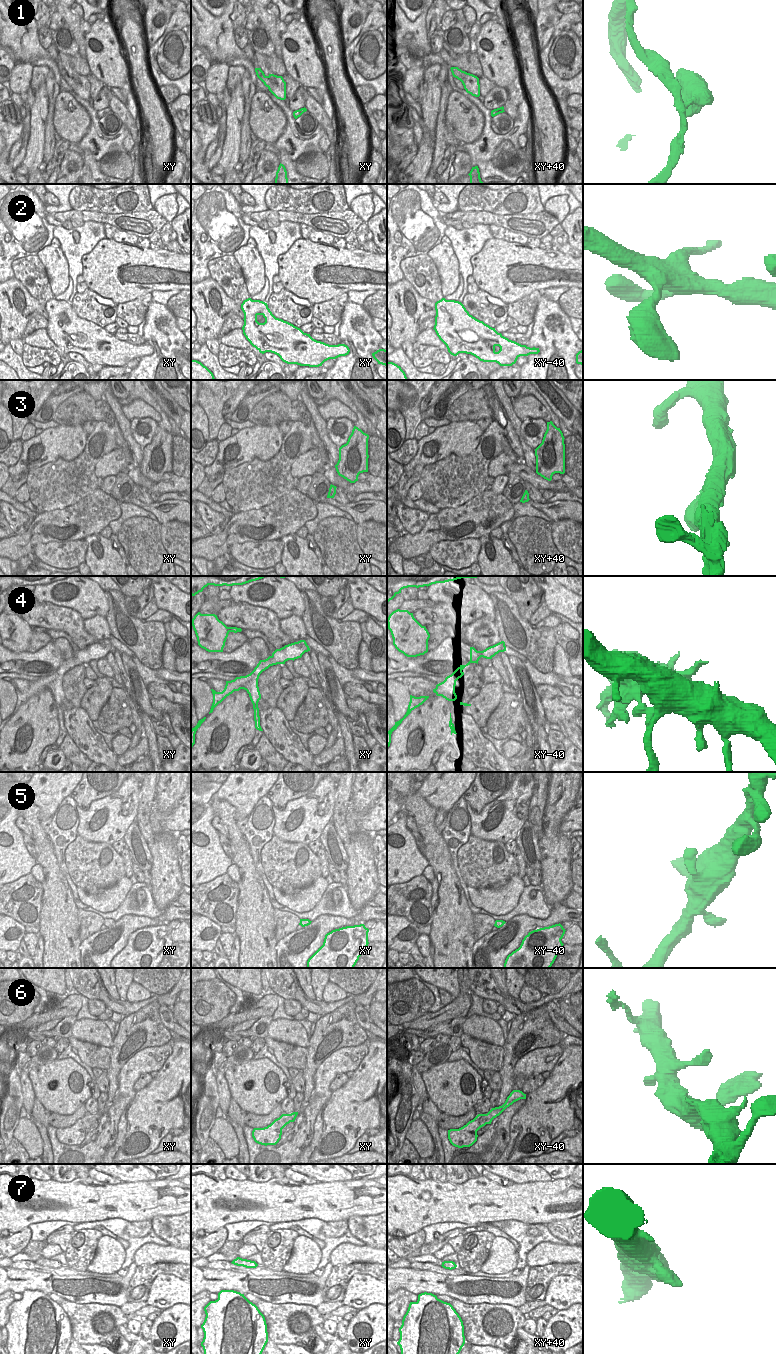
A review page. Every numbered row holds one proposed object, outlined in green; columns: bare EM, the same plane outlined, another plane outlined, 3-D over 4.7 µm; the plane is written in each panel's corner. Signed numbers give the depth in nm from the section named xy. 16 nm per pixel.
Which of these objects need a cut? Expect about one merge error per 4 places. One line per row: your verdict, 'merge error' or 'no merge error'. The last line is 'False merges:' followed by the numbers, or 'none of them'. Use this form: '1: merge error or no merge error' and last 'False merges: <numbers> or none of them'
1: no merge error
2: no merge error
3: no merge error
4: no merge error
5: no merge error
6: no merge error
7: no merge error
False merges: none of them

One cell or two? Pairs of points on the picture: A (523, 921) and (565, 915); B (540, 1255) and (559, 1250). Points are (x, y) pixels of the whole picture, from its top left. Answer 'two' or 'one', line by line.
A: one
B: one

